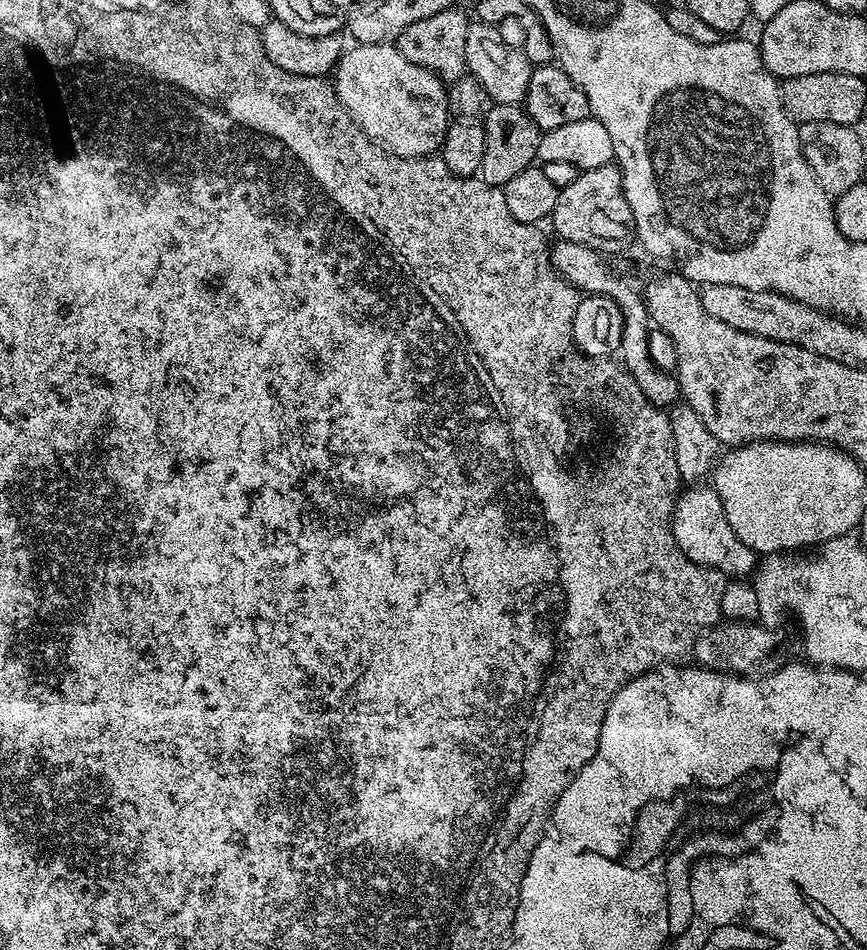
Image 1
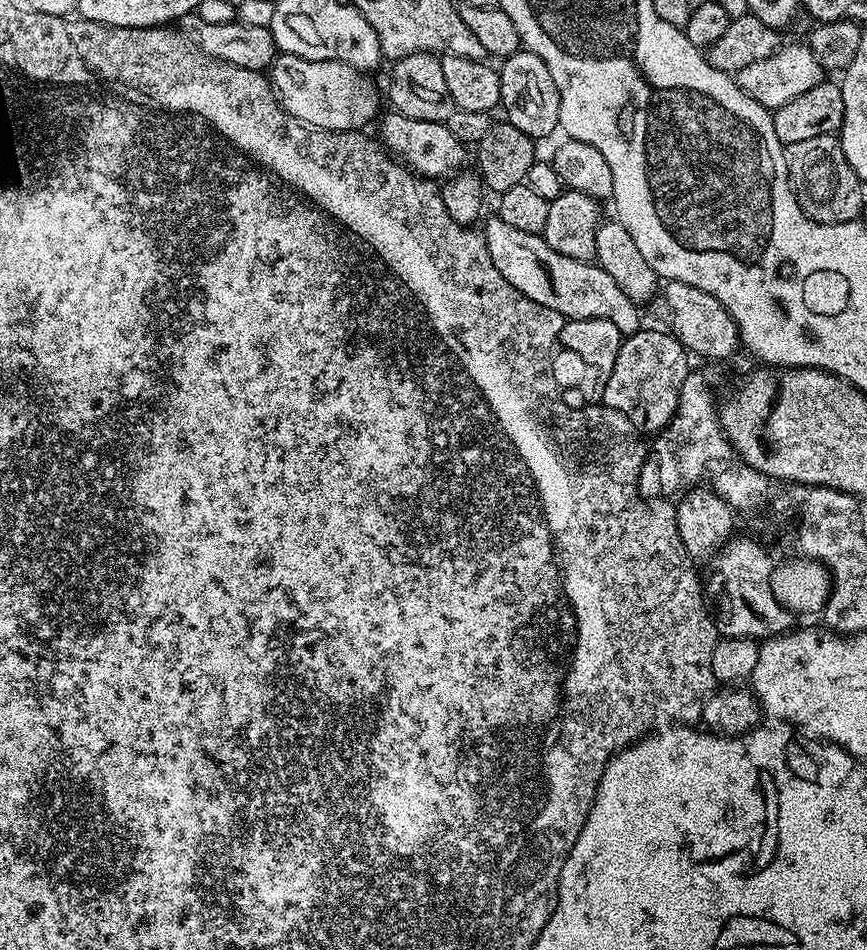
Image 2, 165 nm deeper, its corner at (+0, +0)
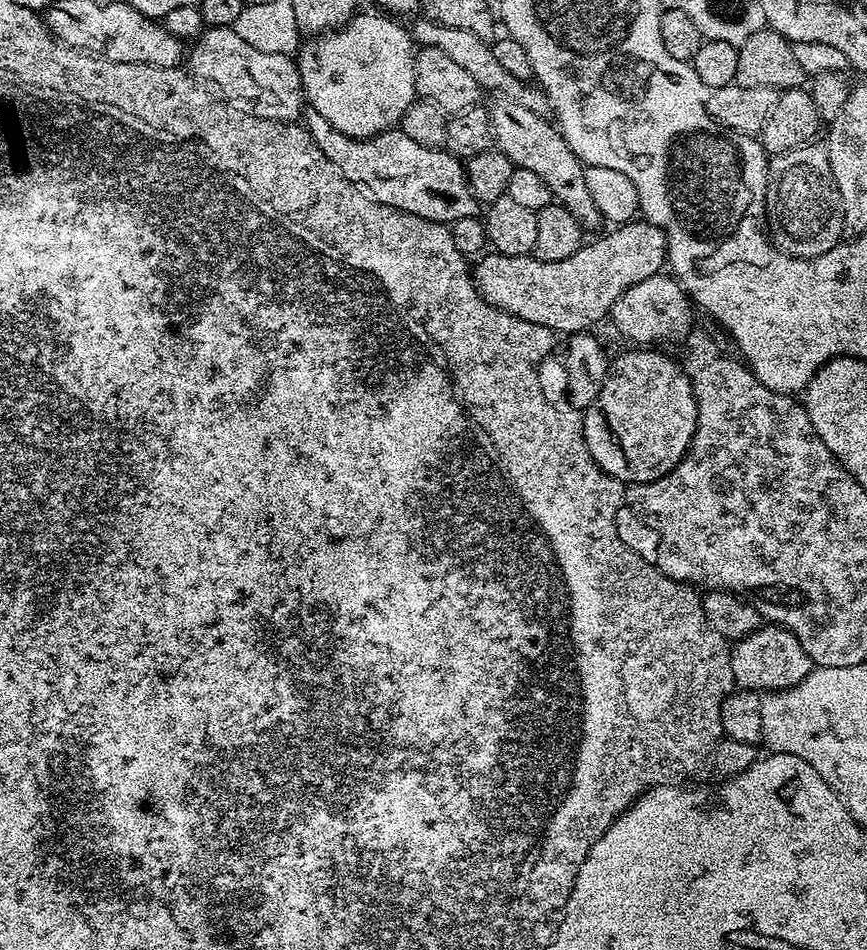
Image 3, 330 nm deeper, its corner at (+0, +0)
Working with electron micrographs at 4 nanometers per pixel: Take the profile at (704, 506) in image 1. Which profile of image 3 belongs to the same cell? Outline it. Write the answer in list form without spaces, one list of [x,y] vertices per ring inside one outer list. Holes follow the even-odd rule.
[[[771,622],[735,641],[730,649],[730,656],[735,685],[739,689],[757,692],[784,691],[792,688],[806,674],[812,672],[814,667],[812,659],[798,642],[797,636]]]

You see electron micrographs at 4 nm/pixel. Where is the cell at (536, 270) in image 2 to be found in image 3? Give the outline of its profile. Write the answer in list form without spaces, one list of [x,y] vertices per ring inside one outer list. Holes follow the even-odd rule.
[[[309,111],[307,116],[306,127],[318,150],[334,162],[343,176],[380,204],[449,226],[457,217],[471,217],[476,212],[478,201],[468,185],[468,174],[461,157],[452,155],[443,147],[420,145],[399,130],[379,132],[366,140],[356,140],[332,128],[322,114]]]

